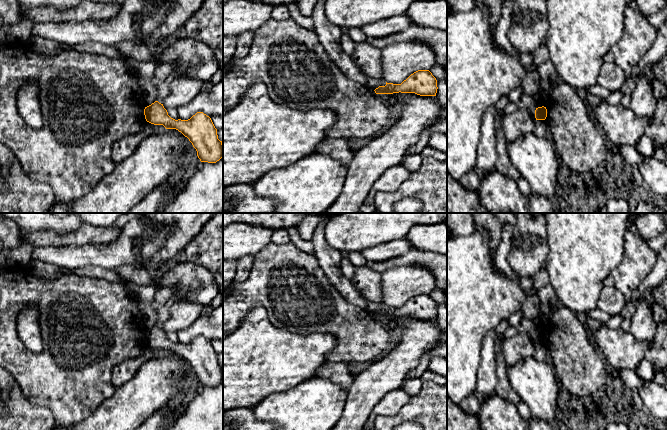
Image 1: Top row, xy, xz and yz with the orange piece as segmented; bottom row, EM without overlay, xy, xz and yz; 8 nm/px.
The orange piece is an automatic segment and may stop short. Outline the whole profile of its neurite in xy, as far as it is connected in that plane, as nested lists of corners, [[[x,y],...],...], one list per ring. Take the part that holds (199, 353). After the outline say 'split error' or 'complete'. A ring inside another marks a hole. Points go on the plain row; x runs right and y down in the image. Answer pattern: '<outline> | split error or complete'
[[[155,325],[145,331],[144,339],[151,348],[181,356],[192,367],[201,386],[216,387],[223,381],[223,368],[218,363],[217,353],[203,336],[197,336],[188,344],[175,344],[168,339],[163,328]]] | complete

